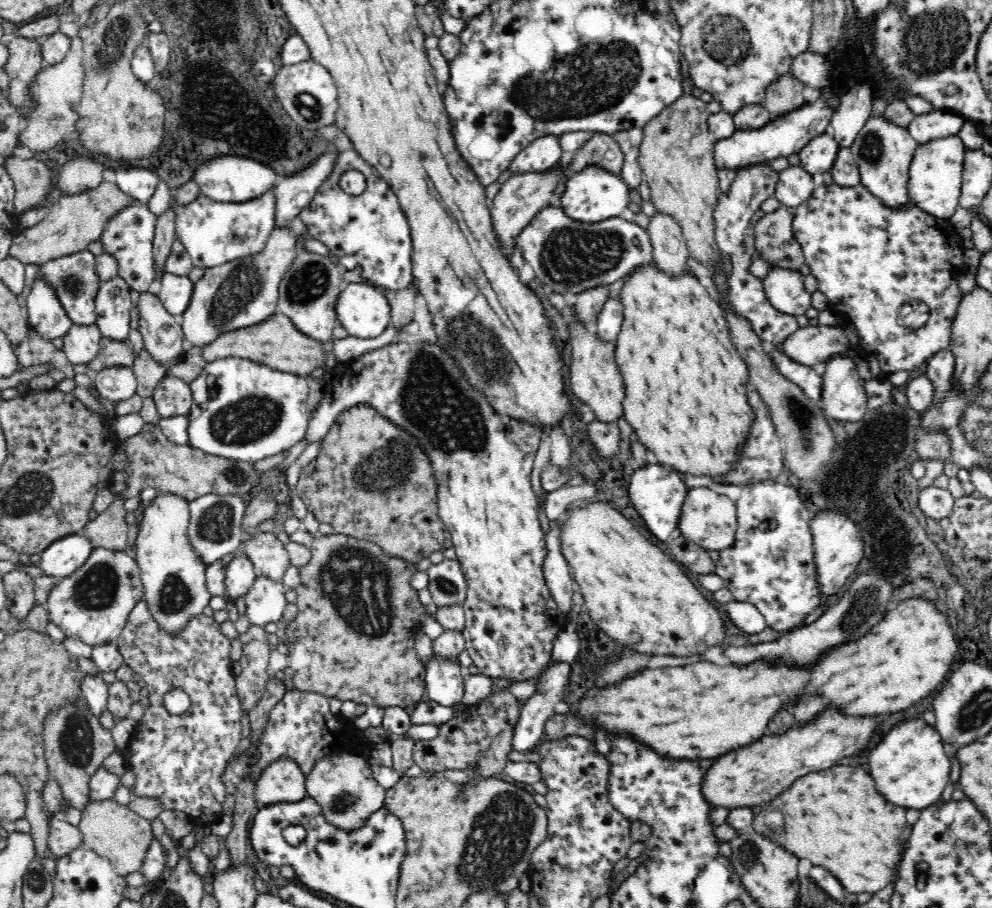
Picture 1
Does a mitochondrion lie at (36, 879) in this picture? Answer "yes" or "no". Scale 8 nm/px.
yes

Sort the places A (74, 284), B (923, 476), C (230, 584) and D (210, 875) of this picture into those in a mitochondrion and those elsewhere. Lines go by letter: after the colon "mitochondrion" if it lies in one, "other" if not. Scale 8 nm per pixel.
A: mitochondrion
B: other
C: other
D: other

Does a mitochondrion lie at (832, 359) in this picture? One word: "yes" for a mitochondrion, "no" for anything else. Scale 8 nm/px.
no

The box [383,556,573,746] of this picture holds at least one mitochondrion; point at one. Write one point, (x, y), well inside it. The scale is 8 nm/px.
(447, 586)

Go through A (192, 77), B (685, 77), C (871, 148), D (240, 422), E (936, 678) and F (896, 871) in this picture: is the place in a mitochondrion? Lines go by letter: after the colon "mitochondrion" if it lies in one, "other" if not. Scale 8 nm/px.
A: other
B: other
C: mitochondrion
D: mitochondrion
E: other
F: other

